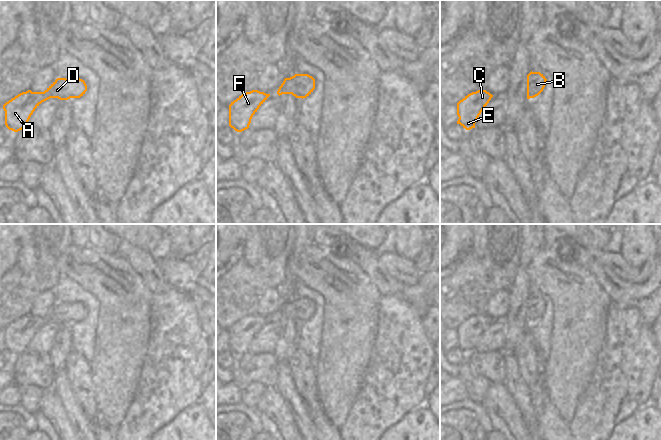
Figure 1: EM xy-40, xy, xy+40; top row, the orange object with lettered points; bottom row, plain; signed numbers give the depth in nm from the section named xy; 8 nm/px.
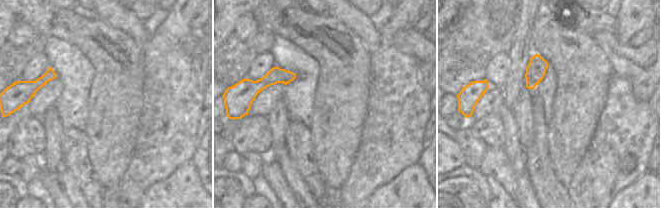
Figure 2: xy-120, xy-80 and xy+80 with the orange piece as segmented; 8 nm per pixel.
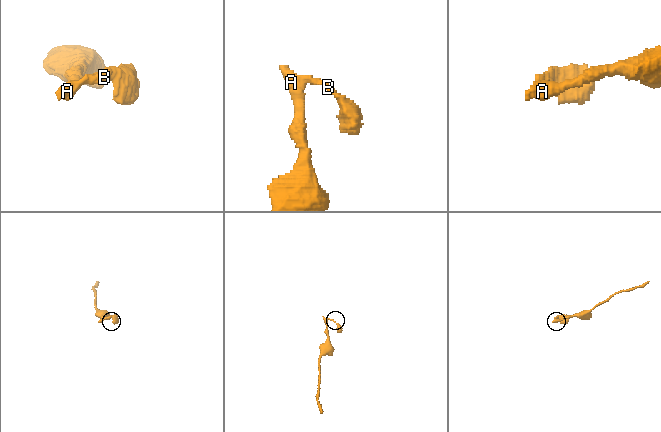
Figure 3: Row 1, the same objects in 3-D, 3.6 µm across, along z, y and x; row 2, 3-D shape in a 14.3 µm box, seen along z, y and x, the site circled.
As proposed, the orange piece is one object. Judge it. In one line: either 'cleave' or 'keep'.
keep

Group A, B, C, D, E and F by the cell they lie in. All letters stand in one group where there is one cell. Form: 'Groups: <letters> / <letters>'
Groups: A B C D E F

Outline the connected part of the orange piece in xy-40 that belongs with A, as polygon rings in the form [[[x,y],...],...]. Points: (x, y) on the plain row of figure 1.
[[[57,302],[44,316],[22,316],[3,329],[5,349],[9,354],[18,356],[27,350],[31,339],[42,326],[50,322],[80,322],[86,315],[87,309],[80,302]]]

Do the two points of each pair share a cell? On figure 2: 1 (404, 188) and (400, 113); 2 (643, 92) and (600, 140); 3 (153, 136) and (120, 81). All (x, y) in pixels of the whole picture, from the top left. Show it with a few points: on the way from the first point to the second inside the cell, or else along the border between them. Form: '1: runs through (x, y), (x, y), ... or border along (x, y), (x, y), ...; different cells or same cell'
1: border along (417, 162), (400, 170), (385, 184); different cells
2: border along (626, 78), (632, 95), (647, 101); different cells
3: border along (142, 92), (142, 113), (134, 138); different cells

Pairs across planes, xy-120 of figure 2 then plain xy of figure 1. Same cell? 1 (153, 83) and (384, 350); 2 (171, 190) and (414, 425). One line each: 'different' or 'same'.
1: same
2: same

